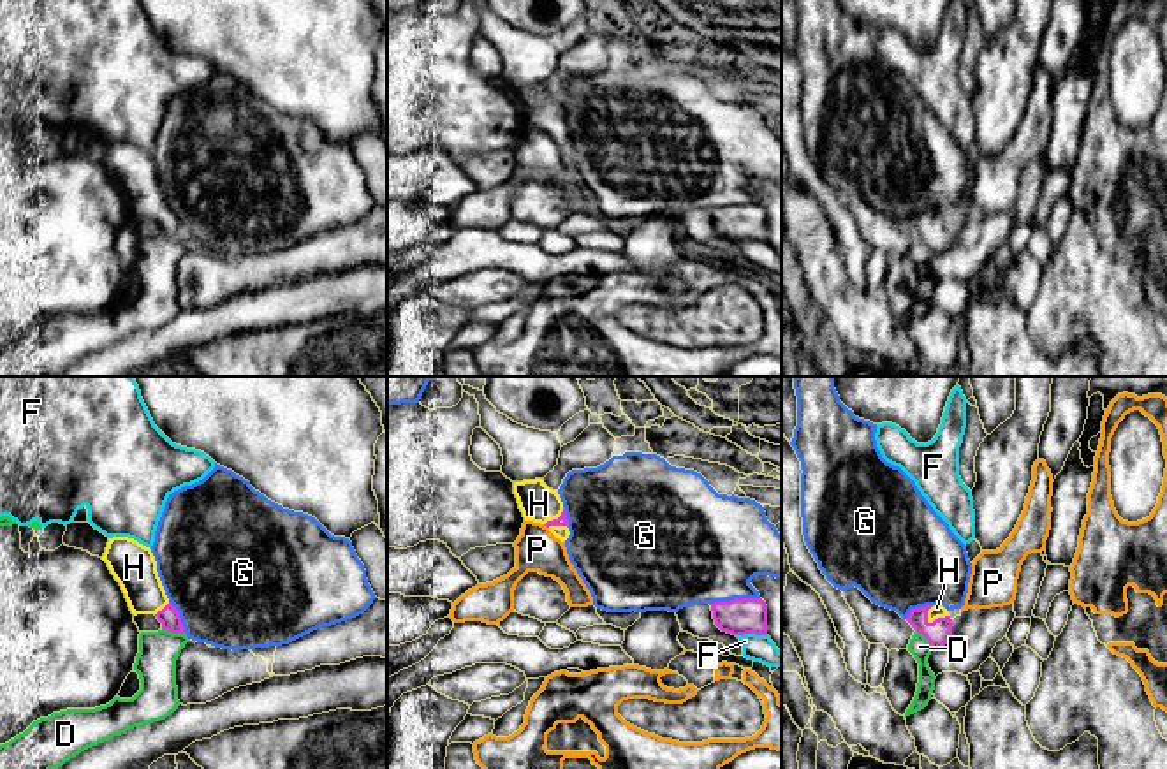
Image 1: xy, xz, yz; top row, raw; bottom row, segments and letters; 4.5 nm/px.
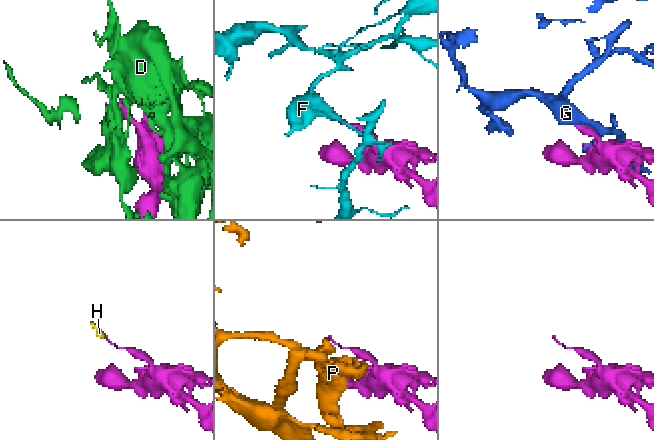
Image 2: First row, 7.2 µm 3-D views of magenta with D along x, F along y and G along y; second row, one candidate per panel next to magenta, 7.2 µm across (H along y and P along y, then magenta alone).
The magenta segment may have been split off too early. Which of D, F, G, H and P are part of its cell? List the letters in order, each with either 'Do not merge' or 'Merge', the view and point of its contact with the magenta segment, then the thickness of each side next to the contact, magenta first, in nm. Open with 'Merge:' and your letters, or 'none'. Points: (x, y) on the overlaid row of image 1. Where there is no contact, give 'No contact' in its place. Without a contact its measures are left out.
Merge: H
D: Do not merge. Touches magenta at xy (173, 632). Thickness 90 nm (magenta) against 190 nm
F: Do not merge. Touches magenta at xz (750, 632). Thickness 170 nm (magenta) against 130 nm
G: Do not merge. Touches magenta at xz (734, 599). Thickness 170 nm (magenta) against 460 nm
H: Merge. Touches magenta at yz (937, 620). Thickness 120 nm (magenta) against 70 nm
P: Do not merge. Touches magenta at xz (546, 525). Thickness 50 nm (magenta) against 200 nm

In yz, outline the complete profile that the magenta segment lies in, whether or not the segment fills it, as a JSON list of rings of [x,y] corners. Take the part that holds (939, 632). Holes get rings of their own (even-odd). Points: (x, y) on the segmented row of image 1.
[[[940,604],[912,609],[906,621],[928,639],[933,649],[945,646],[952,637],[952,619]]]

